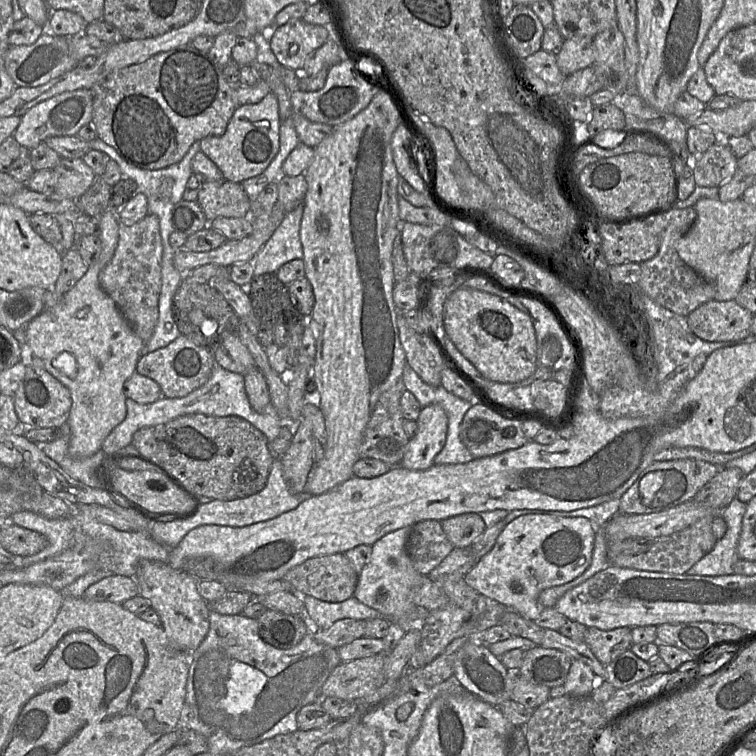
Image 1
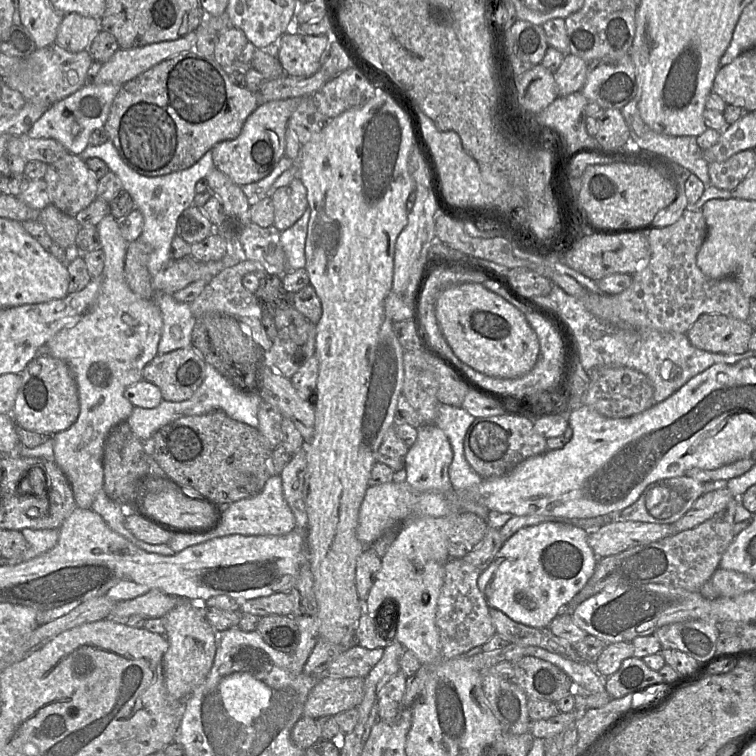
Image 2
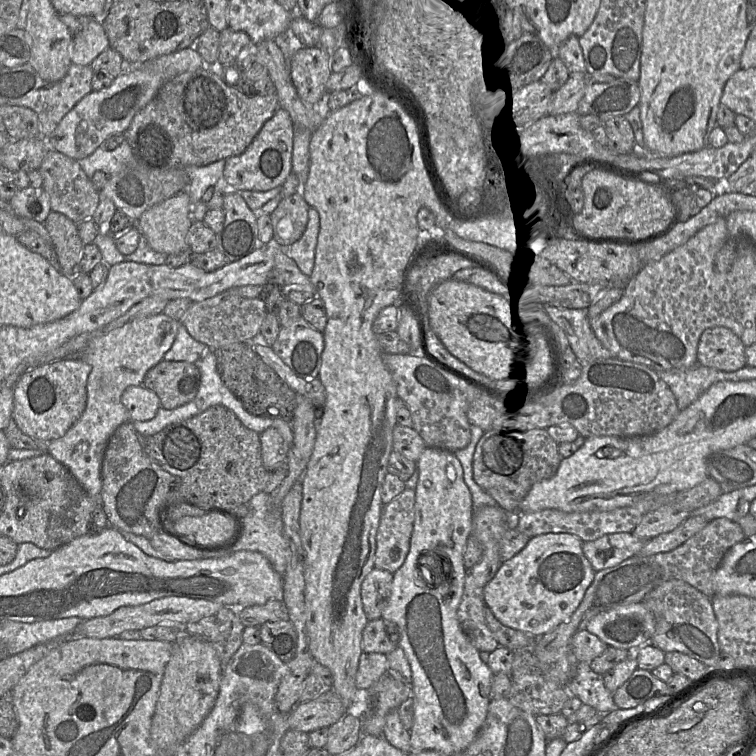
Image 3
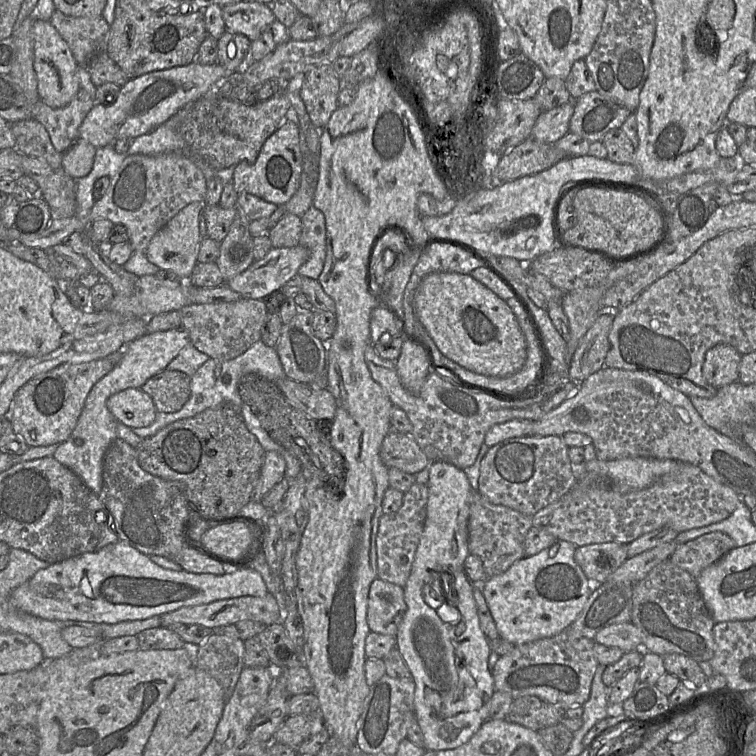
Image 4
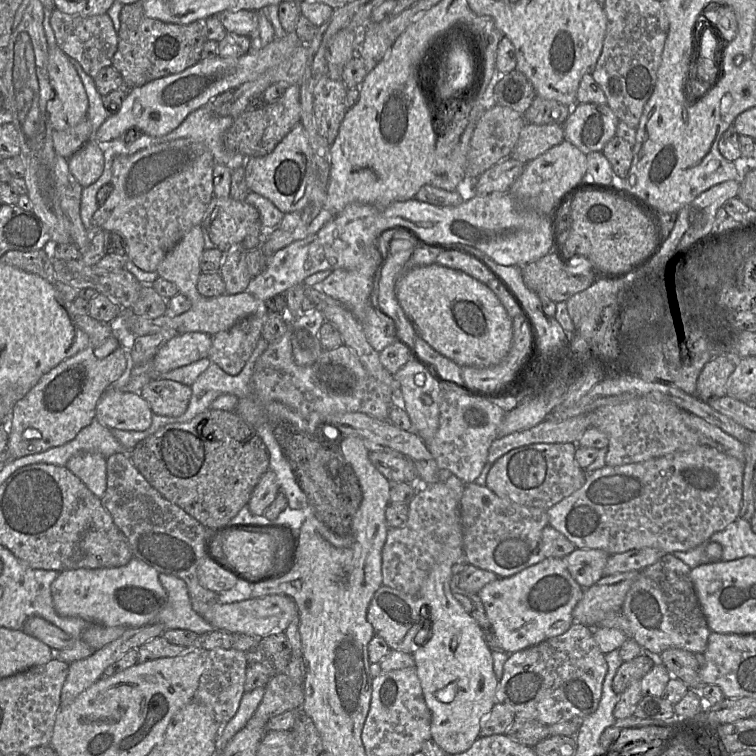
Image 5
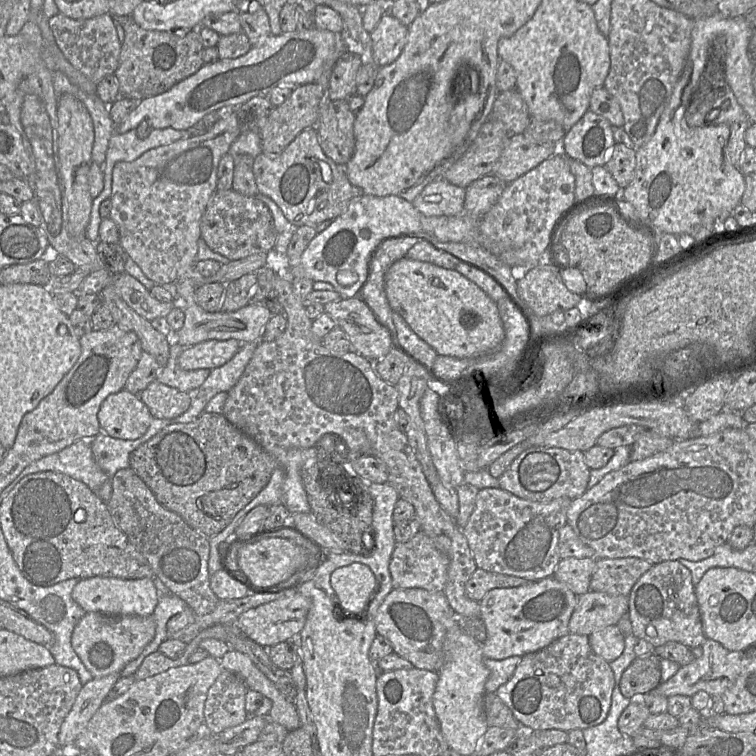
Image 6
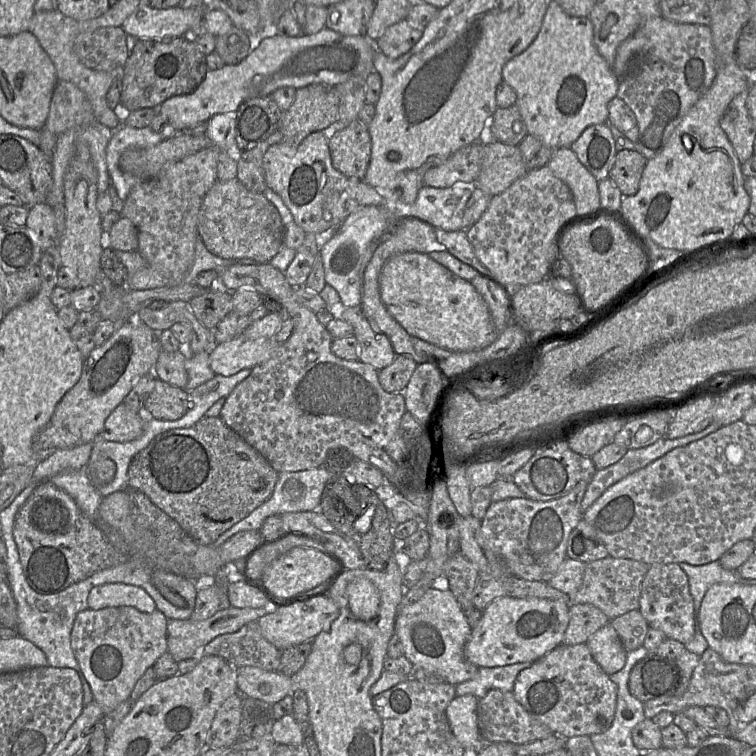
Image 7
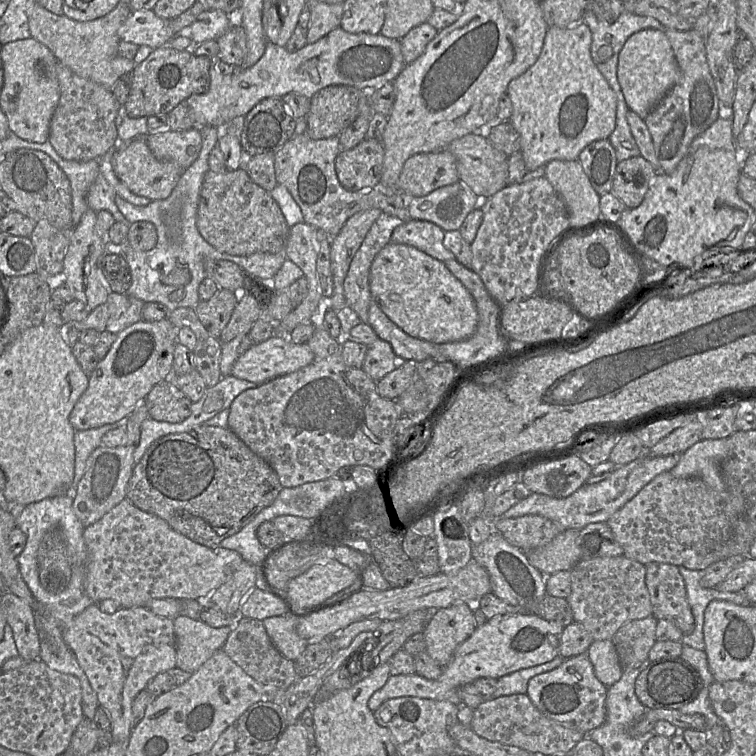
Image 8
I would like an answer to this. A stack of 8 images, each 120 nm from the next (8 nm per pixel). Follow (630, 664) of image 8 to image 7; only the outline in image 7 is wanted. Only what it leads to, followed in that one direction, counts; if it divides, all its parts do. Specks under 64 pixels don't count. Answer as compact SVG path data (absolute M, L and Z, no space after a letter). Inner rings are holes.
M632 610L618 616L612 619L610 624L618 633L626 651L632 651L643 646L650 628L639 610Z

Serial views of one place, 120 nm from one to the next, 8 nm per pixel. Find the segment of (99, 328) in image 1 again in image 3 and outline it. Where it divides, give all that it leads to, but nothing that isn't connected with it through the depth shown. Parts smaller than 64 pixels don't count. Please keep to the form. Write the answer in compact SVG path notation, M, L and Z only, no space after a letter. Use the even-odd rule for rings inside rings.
M164 313L136 318L109 332L91 332L86 348L78 355L92 368L87 380L86 408L63 437L49 442L48 453L71 472L91 497L99 501L102 463L108 442L120 425L131 422L121 396L128 387L143 385L147 372L164 360L175 341L179 325L179 321Z

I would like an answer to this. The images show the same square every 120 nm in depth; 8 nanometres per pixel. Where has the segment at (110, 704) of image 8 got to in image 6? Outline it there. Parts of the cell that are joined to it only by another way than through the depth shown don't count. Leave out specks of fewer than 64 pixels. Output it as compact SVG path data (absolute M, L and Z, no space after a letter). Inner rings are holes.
M87 612L76 624L72 647L94 678L121 673L124 667L138 658L156 634L156 622L151 616L110 615Z

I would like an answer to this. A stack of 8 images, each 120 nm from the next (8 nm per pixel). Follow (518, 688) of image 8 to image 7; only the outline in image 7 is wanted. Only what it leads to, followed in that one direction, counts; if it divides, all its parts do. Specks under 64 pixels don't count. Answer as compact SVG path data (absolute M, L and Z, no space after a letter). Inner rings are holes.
M521 662L498 667L480 667L473 679L455 685L456 696L470 694L480 699L493 689L512 692L519 672L531 664Z

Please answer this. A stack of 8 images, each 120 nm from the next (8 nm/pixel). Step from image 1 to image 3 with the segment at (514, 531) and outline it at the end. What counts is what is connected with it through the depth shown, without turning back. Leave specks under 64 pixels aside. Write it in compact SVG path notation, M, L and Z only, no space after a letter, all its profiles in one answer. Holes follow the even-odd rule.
M548 533L530 538L525 548L504 561L485 585L486 606L503 625L536 638L568 621L595 576L595 570L584 555L583 543L569 533Z

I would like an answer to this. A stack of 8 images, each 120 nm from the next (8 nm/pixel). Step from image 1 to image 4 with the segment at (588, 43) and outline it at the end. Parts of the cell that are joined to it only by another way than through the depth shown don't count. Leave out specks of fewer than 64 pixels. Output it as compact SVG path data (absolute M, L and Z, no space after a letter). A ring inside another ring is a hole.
M571 96L569 102L557 106L551 110L542 111L532 128L530 138L533 138L542 143L555 143L569 132L570 119L574 113L574 109L575 105Z

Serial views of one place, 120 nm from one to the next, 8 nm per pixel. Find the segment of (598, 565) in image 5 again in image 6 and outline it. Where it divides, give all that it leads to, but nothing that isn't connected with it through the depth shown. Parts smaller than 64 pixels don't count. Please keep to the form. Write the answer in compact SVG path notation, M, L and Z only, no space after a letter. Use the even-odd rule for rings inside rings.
M597 558L561 559L554 577L564 583L574 594L581 596L590 591L590 582Z

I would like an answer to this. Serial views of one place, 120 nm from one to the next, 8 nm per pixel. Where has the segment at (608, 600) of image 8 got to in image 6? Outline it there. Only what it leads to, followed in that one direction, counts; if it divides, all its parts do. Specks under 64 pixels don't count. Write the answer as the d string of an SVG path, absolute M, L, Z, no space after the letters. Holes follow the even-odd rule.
M635 557L598 558L590 591L629 597L633 586L652 566L652 563Z

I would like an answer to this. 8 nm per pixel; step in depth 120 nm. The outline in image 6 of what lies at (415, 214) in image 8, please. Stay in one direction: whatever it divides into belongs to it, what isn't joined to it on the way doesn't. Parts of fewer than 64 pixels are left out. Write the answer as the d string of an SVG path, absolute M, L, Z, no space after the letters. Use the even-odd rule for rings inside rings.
M435 179L411 202L426 216L453 216L464 212L466 188Z

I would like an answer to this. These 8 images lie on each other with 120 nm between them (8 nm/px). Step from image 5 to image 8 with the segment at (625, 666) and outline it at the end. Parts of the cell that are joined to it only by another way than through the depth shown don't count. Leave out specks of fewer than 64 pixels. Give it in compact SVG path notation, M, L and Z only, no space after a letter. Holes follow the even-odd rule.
M683 645L680 657L654 662L647 659L639 668L641 668L641 672L635 681L635 693L640 702L650 709L680 710L683 705L698 697L703 688L703 681L706 685L714 682L704 650L698 650L688 645Z

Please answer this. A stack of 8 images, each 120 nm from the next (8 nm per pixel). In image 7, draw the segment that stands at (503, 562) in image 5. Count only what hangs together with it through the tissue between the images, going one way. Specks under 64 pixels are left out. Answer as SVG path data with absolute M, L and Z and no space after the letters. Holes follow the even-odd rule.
M579 482L568 494L551 501L510 498L492 501L481 520L481 532L506 560L513 576L549 582L567 558L567 541L582 519L581 501L589 482Z

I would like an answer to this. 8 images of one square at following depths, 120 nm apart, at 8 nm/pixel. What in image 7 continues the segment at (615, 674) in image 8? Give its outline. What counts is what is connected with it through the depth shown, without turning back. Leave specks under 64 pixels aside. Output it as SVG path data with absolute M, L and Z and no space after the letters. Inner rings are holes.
M611 624L600 628L587 641L594 660L609 676L621 670L627 658L627 651Z

